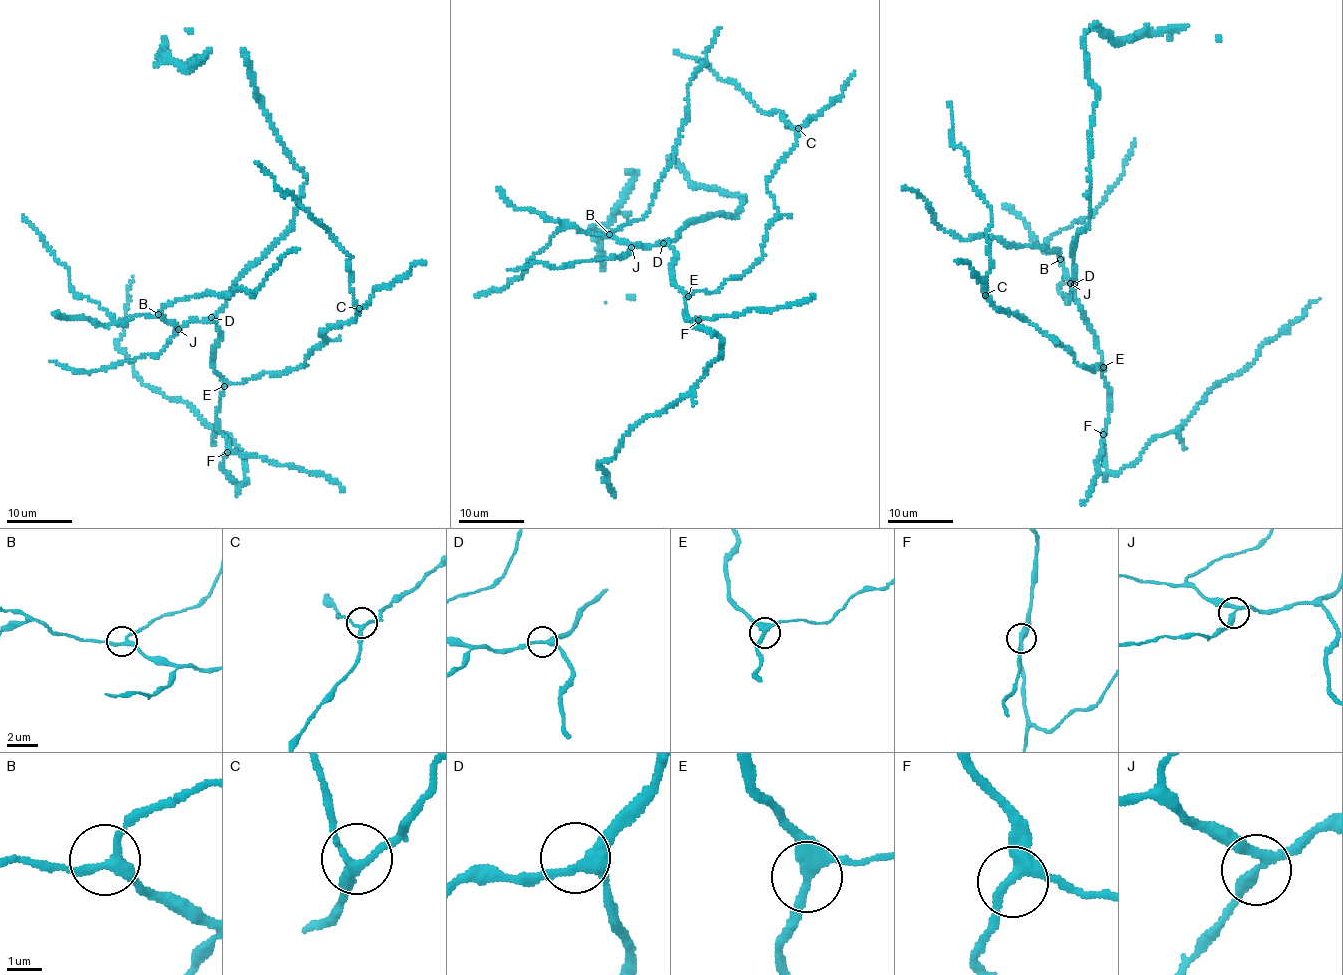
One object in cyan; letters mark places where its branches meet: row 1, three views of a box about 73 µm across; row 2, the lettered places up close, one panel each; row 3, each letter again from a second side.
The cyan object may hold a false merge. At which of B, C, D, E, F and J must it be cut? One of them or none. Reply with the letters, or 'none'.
none

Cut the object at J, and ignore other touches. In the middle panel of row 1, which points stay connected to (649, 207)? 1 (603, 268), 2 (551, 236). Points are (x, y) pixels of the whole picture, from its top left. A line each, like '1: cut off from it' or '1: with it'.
1: with it
2: with it

